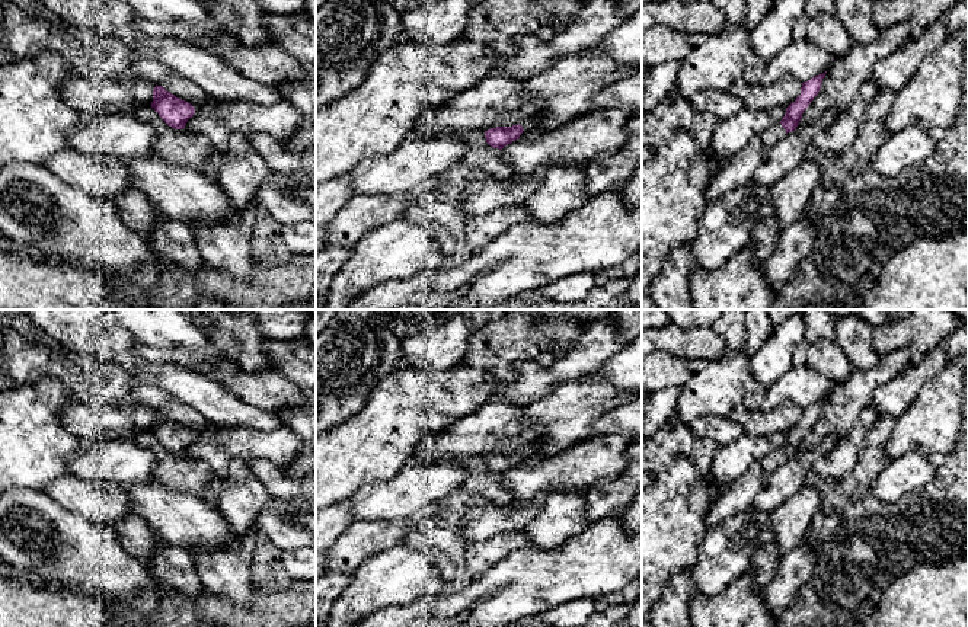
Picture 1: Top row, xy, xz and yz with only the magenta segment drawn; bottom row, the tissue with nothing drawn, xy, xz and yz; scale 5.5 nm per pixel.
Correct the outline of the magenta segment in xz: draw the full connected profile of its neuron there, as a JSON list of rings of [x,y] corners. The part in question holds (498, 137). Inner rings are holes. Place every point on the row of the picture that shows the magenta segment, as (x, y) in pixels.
[[[520,124],[512,127],[496,127],[485,131],[485,138],[491,147],[502,150],[505,145],[518,140],[523,131]]]

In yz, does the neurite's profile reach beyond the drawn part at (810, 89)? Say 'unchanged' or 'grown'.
grown

